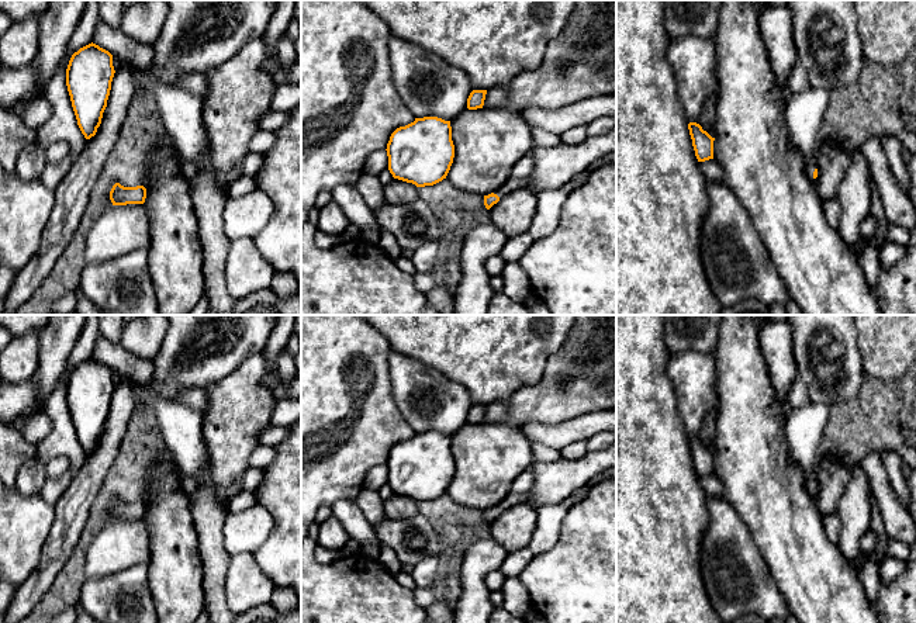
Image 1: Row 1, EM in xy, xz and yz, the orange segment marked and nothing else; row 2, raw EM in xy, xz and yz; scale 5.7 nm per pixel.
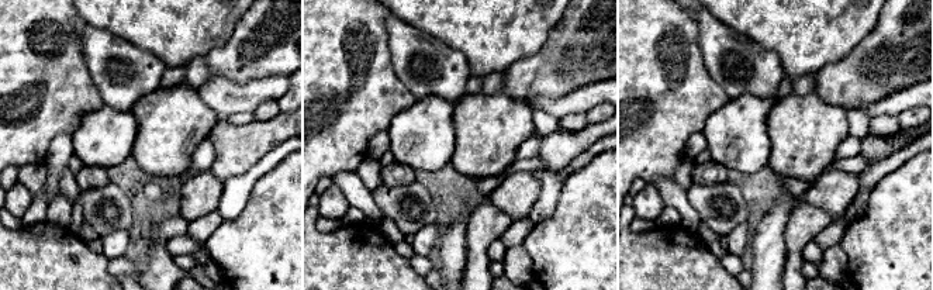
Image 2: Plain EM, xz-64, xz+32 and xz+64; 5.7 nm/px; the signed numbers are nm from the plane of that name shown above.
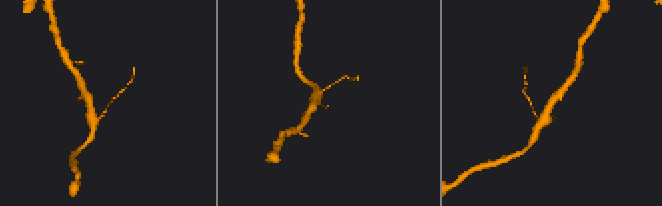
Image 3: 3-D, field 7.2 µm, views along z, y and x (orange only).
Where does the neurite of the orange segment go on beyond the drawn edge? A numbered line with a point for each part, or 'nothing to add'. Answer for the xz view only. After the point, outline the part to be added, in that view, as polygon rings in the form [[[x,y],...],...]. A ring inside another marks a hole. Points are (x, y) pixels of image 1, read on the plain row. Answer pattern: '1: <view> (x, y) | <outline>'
1: xz (512, 499) | [[[511,492],[504,501],[494,506],[502,515],[507,509],[518,505],[518,503],[529,503],[530,492],[525,494],[514,494]]]

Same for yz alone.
1: yz (809, 481) | [[[808,474],[806,478],[805,478],[805,481],[803,481],[803,484],[805,484],[805,488],[806,488],[808,494],[810,496],[813,496],[815,495],[813,494],[813,487],[816,484],[815,475],[813,474]]]

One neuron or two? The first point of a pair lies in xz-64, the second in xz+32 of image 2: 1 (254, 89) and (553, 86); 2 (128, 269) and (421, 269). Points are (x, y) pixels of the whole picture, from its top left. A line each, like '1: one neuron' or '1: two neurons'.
1: two neurons
2: one neuron

